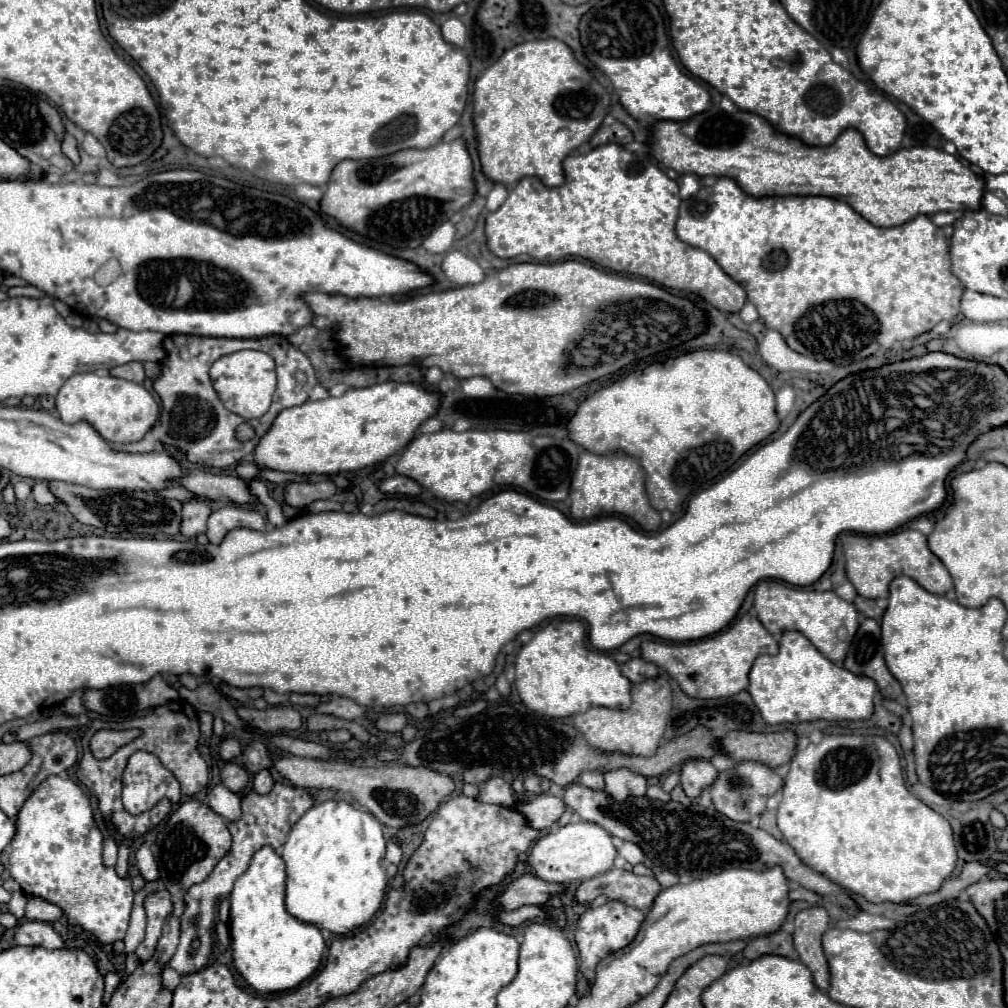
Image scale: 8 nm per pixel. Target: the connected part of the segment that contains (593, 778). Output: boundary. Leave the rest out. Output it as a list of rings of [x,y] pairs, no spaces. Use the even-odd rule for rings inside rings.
[[[587,771],[579,775],[579,783],[589,787],[589,789],[605,789],[605,779],[603,771]]]

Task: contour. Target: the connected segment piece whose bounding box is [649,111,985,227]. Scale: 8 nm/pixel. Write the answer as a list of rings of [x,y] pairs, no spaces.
[[[707,111],[707,113],[701,113],[701,117],[695,117],[695,137],[687,137],[685,133],[681,133],[681,127],[685,123],[673,123],[673,121],[663,121],[663,123],[657,123],[657,129],[653,131],[651,139],[649,139],[649,145],[653,149],[653,155],[669,169],[675,169],[677,173],[695,173],[699,177],[705,177],[705,175],[725,175],[725,177],[731,177],[735,179],[741,189],[747,193],[747,195],[755,195],[755,197],[763,197],[763,195],[827,195],[827,197],[833,197],[833,199],[841,199],[841,201],[847,201],[859,215],[863,215],[869,223],[873,223],[875,227],[895,227],[895,225],[903,225],[907,223],[909,219],[917,217],[917,215],[935,215],[939,211],[977,211],[981,209],[981,199],[983,199],[983,193],[985,193],[985,179],[977,173],[971,171],[971,167],[963,165],[955,155],[949,155],[947,151],[943,149],[935,149],[935,147],[911,147],[911,149],[899,149],[897,153],[893,155],[887,155],[887,157],[877,157],[875,153],[871,153],[865,145],[865,139],[859,135],[859,131],[855,129],[847,129],[843,131],[835,143],[831,145],[825,145],[825,147],[813,147],[813,145],[805,145],[801,139],[795,139],[795,137],[789,137],[785,133],[779,133],[777,129],[773,129],[763,117],[755,115],[755,113],[749,113],[749,111],[737,111],[737,113],[725,113],[725,111]]]

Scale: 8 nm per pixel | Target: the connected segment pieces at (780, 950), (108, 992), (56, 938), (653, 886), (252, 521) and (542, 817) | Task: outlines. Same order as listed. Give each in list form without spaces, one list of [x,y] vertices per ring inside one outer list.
[[[777,931],[773,935],[757,937],[757,939],[749,941],[747,947],[743,949],[743,955],[749,961],[753,961],[761,955],[781,955],[787,959],[797,959],[797,951],[793,947],[793,937],[785,931]]]
[[[107,973],[107,977],[105,977],[105,1001],[109,1001],[111,999],[111,995],[113,995],[113,991],[117,989],[117,985],[121,983],[121,977],[117,975],[117,973]]]
[[[23,921],[15,929],[15,945],[25,947],[45,947],[45,949],[63,949],[67,947],[61,935],[53,931],[49,923],[41,921]]]
[[[611,869],[603,875],[583,881],[575,897],[579,903],[591,903],[597,895],[607,895],[609,899],[649,911],[659,891],[661,885],[655,877],[639,877],[625,869]]]
[[[229,505],[229,507],[215,509],[211,513],[211,517],[207,521],[207,537],[209,537],[211,543],[219,545],[223,541],[223,537],[227,535],[227,531],[233,531],[233,529],[239,529],[239,527],[265,531],[267,523],[265,523],[263,515],[253,511],[253,509]]]
[[[549,793],[529,797],[527,801],[517,803],[515,807],[529,819],[529,823],[535,829],[541,829],[541,831],[549,829],[553,823],[557,823],[557,819],[567,809],[567,805],[563,803],[563,799],[559,799],[555,795],[549,795]]]

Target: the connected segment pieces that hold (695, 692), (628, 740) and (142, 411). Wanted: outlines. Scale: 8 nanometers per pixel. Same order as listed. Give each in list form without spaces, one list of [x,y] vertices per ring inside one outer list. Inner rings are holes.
[[[743,615],[729,629],[693,643],[673,643],[648,640],[641,643],[641,657],[665,667],[665,671],[679,683],[685,695],[695,699],[725,699],[737,695],[749,685],[749,669],[755,657],[761,654],[776,655],[778,642],[761,625],[757,617]]]
[[[665,677],[647,679],[643,683],[635,683],[631,689],[633,705],[625,711],[607,709],[607,707],[591,707],[585,713],[573,717],[573,725],[587,743],[603,753],[603,751],[619,751],[625,755],[653,755],[663,741],[663,731],[671,713],[671,687]]]
[[[77,373],[67,379],[55,399],[55,405],[65,423],[87,421],[113,445],[141,441],[145,433],[155,427],[159,417],[159,405],[143,385],[103,373]]]

